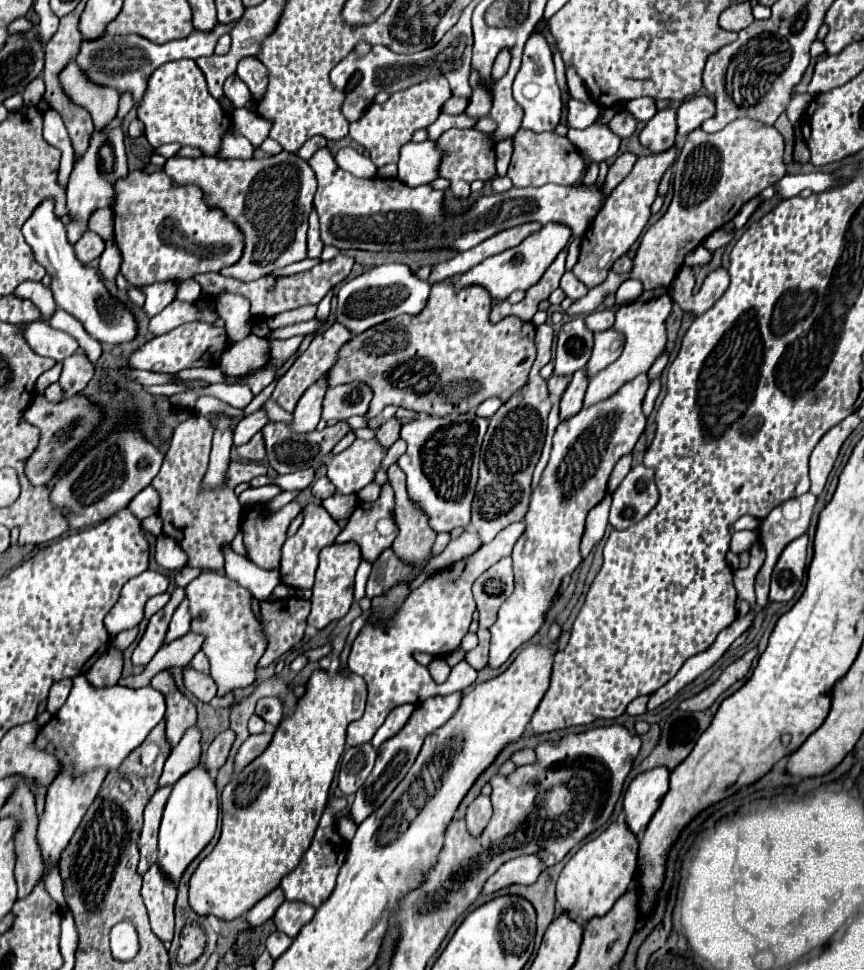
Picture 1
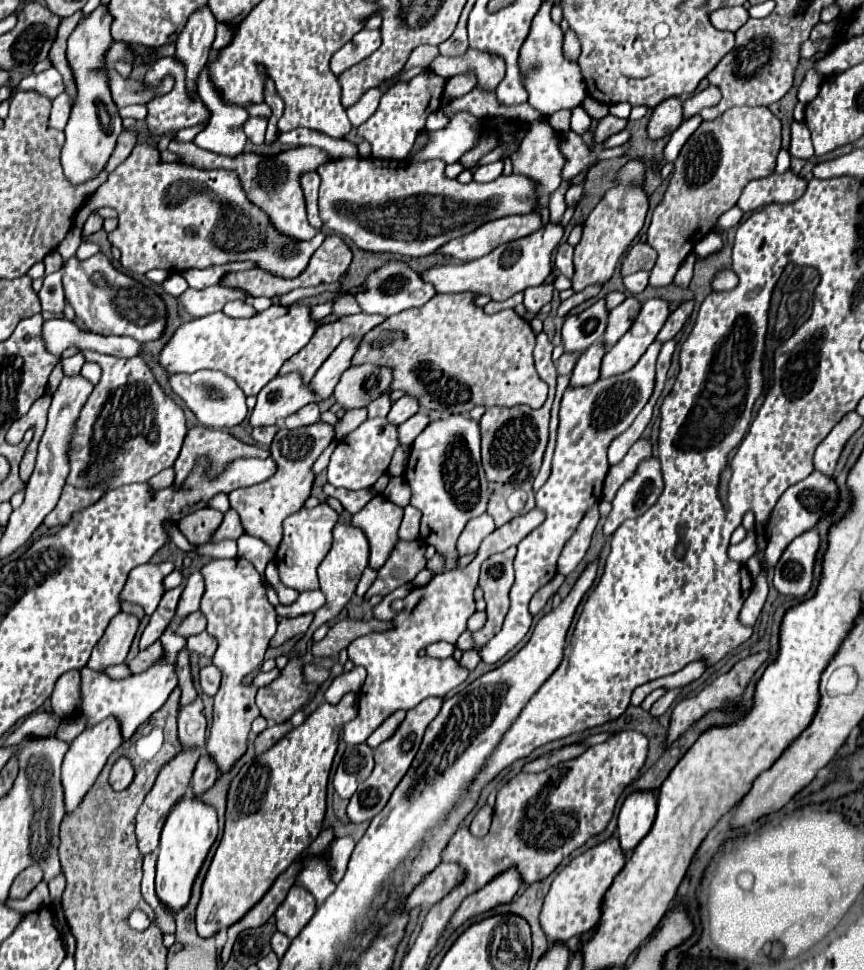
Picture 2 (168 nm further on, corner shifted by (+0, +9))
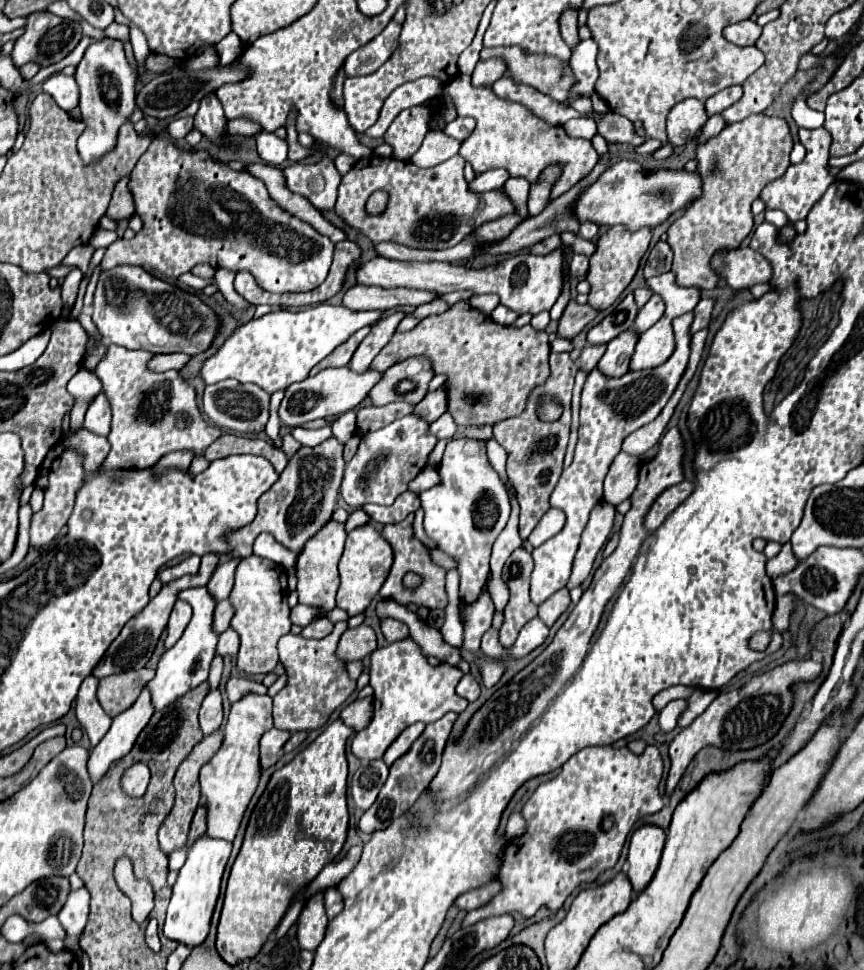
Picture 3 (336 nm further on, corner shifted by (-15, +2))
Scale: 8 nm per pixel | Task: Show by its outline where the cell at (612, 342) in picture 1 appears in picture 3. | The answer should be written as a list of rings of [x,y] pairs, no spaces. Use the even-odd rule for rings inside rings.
[[[652,295],[650,301],[636,315],[636,321],[632,325],[634,333],[642,335],[646,329],[650,329],[662,317],[662,313],[664,313],[664,301],[658,295]]]

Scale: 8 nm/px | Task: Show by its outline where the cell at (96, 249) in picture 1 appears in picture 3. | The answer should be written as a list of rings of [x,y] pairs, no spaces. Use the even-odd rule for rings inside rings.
[[[124,177],[122,181],[118,181],[118,185],[114,189],[106,217],[110,217],[112,221],[122,221],[122,219],[128,219],[132,213],[134,213],[134,203],[132,203],[132,197],[128,191],[128,177]]]

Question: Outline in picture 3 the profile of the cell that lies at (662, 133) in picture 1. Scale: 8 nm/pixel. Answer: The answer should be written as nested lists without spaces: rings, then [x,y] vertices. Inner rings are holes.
[[[684,99],[672,107],[666,121],[668,141],[672,145],[684,145],[688,139],[696,137],[704,127],[708,115],[704,111],[704,103],[698,99]]]

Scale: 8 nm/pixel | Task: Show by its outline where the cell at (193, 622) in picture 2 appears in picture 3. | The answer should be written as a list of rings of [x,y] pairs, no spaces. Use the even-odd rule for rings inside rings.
[[[228,599],[220,601],[214,609],[214,623],[212,623],[212,629],[216,633],[224,633],[230,625],[230,619],[232,619],[232,605],[228,605]]]

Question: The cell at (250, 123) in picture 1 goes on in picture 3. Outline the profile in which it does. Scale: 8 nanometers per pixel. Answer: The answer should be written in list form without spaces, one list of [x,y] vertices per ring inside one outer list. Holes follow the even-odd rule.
[[[268,131],[258,133],[256,143],[258,143],[258,155],[260,155],[260,159],[268,161],[270,165],[282,165],[286,161],[288,145],[286,145],[284,139],[276,137],[274,133],[268,133]]]

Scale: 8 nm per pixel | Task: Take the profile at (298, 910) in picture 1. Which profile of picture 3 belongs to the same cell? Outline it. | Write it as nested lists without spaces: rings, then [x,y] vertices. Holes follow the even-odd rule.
[[[324,891],[314,893],[306,905],[304,911],[298,917],[298,945],[302,949],[314,951],[326,933],[326,911],[324,911]]]

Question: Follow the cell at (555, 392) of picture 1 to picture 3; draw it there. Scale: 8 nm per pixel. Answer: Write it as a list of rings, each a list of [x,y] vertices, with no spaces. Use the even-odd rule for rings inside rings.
[[[586,345],[580,355],[580,371],[590,373],[602,359],[604,351],[606,351],[606,345]]]

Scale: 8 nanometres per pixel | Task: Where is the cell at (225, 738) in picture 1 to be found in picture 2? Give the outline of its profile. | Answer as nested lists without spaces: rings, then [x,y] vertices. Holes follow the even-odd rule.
[[[205,754],[199,758],[197,762],[197,770],[193,772],[191,778],[191,792],[193,796],[201,796],[205,794],[217,780],[217,766],[211,758],[207,758]]]

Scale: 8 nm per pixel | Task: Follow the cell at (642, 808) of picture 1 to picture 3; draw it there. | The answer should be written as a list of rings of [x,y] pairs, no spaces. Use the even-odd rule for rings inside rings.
[[[652,823],[640,825],[632,833],[628,851],[628,879],[632,881],[634,893],[644,889],[644,885],[648,885],[648,881],[652,879],[652,873],[656,871],[656,865],[660,861],[664,839],[664,829]]]

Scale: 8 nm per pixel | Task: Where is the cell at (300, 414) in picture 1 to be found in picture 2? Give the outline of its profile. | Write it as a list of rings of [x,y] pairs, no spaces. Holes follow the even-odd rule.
[[[345,338],[313,376],[311,388],[315,390],[315,394],[321,400],[329,398],[333,394],[333,388],[339,382],[341,374],[351,366],[351,358],[353,358],[359,342],[361,342],[361,338]]]

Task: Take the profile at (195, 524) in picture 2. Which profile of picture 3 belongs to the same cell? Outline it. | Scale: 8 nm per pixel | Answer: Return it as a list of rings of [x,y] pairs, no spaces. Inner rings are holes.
[[[330,437],[316,447],[300,447],[294,453],[294,457],[288,461],[276,485],[272,485],[272,489],[258,499],[256,519],[250,525],[226,533],[224,539],[228,541],[232,551],[242,557],[248,557],[252,555],[252,543],[256,535],[270,533],[280,545],[298,553],[304,547],[304,541],[312,537],[312,533],[316,533],[316,529],[320,529],[324,521],[330,521],[334,513],[338,489],[342,483],[342,471],[344,471],[342,449],[344,445],[338,443],[336,437]],[[302,471],[304,471],[304,481],[302,481]]]

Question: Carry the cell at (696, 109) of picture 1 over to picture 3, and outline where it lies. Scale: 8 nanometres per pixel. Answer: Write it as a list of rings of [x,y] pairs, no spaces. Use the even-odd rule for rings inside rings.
[[[734,85],[734,87],[726,87],[724,91],[712,95],[710,99],[704,101],[704,107],[706,107],[708,117],[718,115],[718,113],[722,113],[724,109],[732,107],[740,97],[742,97],[742,87],[740,87],[740,85],[738,85],[738,87],[736,87],[736,85]]]

